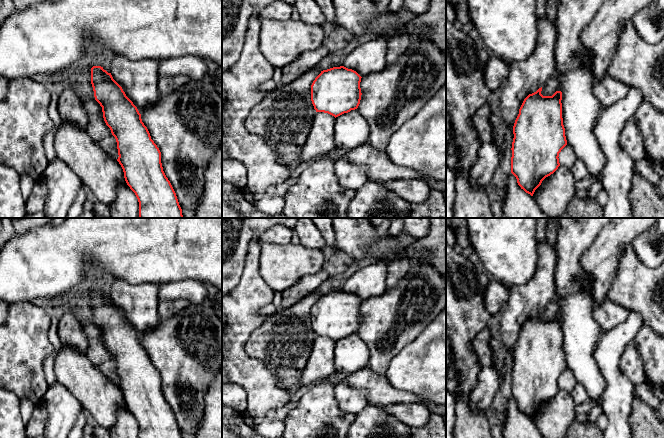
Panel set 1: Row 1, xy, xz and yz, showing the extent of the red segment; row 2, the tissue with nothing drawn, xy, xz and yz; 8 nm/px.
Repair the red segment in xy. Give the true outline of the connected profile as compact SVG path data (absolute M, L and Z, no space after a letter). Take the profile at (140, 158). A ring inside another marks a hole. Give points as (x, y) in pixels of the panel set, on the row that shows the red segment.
M103 67L91 68L91 84L95 100L102 107L104 121L116 139L117 161L123 169L125 181L138 199L139 218L183 218L176 193L163 171L161 152L151 139L137 107Z

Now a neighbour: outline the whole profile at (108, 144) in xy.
M113 135L107 136L98 142L98 146L104 151L108 156L113 157L114 159L118 159L118 149L117 142Z

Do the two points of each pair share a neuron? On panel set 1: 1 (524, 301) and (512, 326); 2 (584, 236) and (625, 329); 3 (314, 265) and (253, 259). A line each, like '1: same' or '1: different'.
1: same
2: different
3: different

